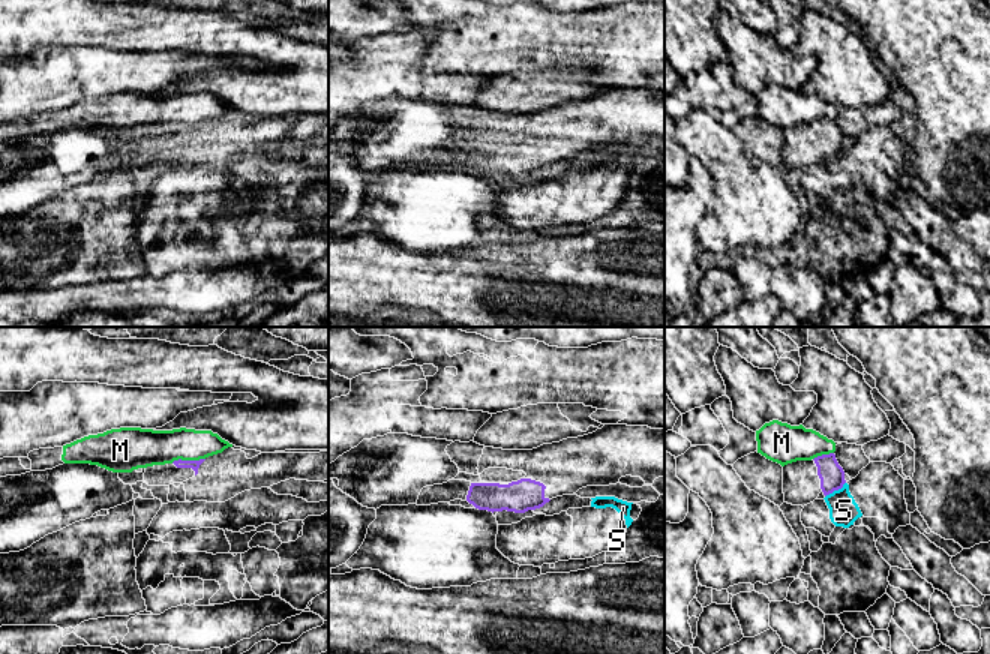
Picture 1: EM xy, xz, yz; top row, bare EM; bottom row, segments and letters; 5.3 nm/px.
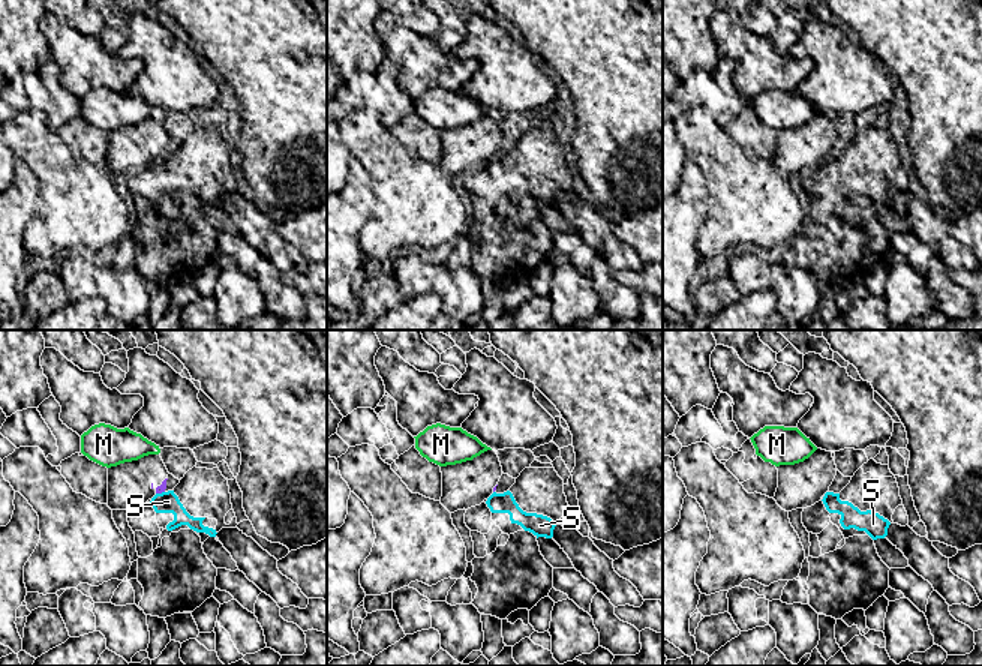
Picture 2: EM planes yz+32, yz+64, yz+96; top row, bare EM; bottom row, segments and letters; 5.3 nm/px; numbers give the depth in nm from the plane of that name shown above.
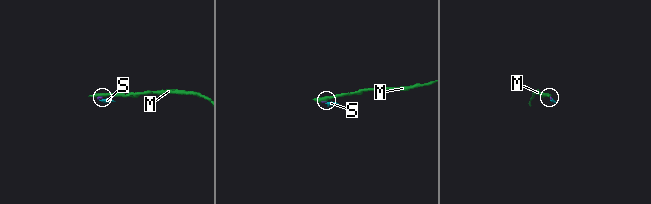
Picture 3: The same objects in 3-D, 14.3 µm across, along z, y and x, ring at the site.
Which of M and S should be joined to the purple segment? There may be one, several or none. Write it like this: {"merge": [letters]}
{"merge": []}

